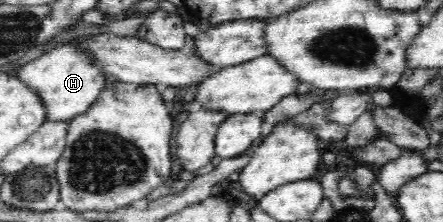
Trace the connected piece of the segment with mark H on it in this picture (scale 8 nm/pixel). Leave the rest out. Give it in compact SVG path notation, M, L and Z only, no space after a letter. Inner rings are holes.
M87 35L78 36L67 44L48 49L40 57L26 63L16 73L20 80L28 85L41 98L46 109L46 119L49 121L71 121L73 117L85 113L94 101L97 101L99 94L107 85L105 74L92 62L92 55L88 55L84 49L80 49L78 43Z

